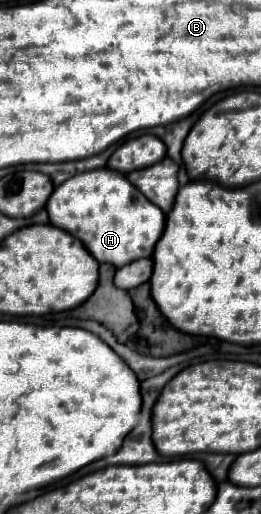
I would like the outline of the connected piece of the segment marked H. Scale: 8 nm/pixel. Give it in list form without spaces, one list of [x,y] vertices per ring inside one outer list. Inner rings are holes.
[[[95,169],[79,173],[61,183],[47,201],[51,225],[73,233],[85,249],[99,261],[115,267],[141,257],[151,257],[165,227],[165,213],[157,209],[139,189],[113,169]]]

